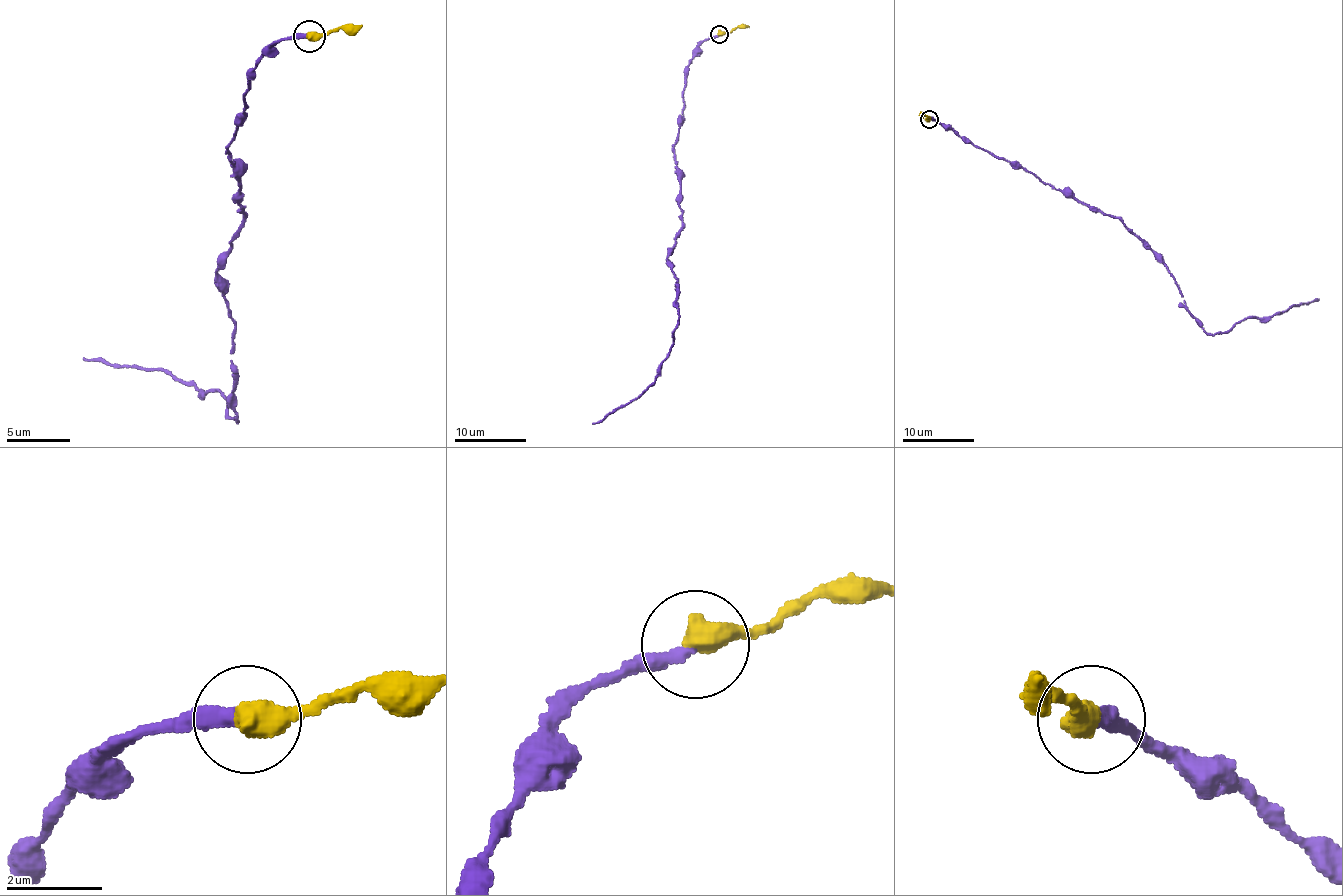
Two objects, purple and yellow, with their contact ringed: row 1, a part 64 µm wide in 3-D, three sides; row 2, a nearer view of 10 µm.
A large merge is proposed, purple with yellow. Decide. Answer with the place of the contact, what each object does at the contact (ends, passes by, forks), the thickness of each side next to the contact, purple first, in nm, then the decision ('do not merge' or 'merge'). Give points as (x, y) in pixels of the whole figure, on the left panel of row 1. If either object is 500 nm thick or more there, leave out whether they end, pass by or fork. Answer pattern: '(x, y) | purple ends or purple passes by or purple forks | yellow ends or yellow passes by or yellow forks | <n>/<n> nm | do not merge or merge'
(309, 36) | 340/550 nm | merge

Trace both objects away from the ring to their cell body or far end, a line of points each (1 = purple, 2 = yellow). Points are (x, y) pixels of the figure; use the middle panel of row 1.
1: (719, 35), (687, 70), (674, 149), (681, 222), (667, 258), (678, 278), (669, 356), (637, 397), (592, 424)
2: (719, 35), (749, 26)

